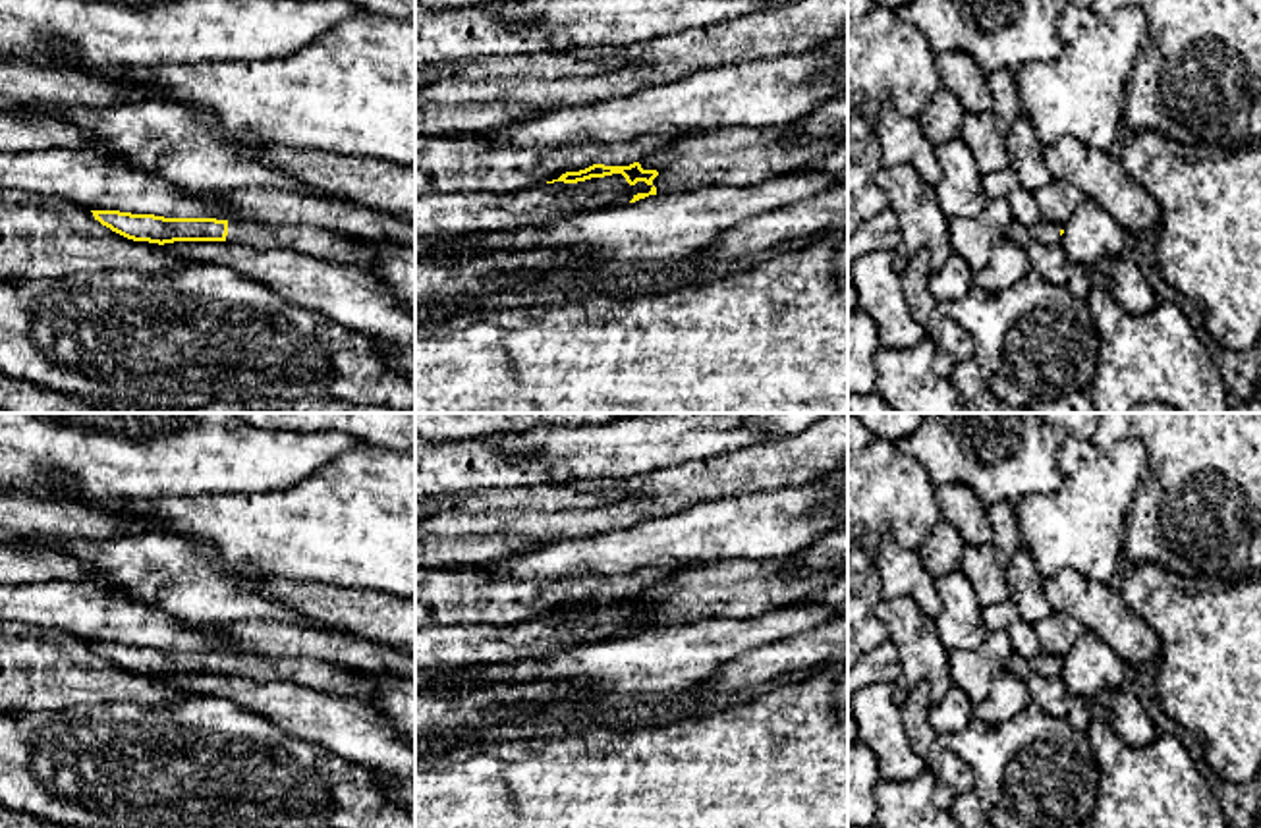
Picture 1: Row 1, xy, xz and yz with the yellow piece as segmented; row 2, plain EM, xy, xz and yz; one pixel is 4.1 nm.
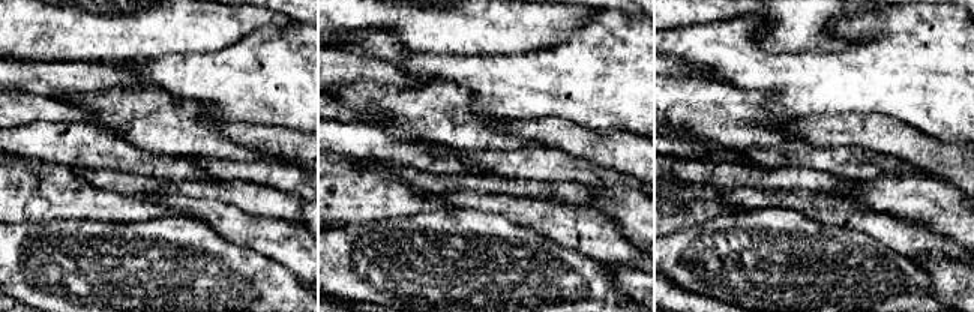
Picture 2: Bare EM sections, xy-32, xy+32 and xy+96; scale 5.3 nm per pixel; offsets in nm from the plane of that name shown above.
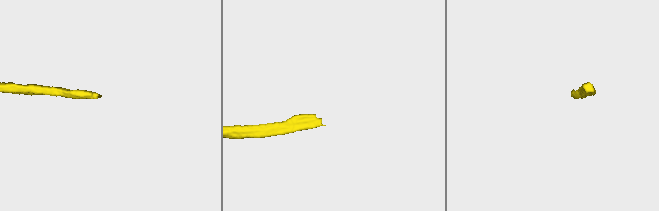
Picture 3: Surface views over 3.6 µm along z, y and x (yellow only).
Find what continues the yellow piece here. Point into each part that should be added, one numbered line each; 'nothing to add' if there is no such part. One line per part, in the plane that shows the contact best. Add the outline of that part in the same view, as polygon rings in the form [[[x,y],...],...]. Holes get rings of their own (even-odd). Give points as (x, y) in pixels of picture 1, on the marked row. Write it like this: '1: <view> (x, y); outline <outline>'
1: xz (719, 157); outline [[[799,122],[782,129],[709,129],[691,131],[686,137],[647,154],[639,160],[643,170],[657,170],[653,179],[657,193],[682,193],[703,185],[759,185],[767,179],[799,174],[817,166],[840,141],[848,137],[842,129],[834,135],[801,141],[798,137]]]

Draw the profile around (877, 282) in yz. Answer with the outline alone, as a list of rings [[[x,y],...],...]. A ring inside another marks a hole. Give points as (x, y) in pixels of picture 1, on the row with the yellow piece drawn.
[[[879,249],[852,261],[852,288],[857,293],[857,311],[877,324],[881,347],[910,349],[927,338],[906,303],[894,251]]]

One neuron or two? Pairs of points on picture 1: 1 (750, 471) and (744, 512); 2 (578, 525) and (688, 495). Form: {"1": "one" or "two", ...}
{"1": "two", "2": "one"}

